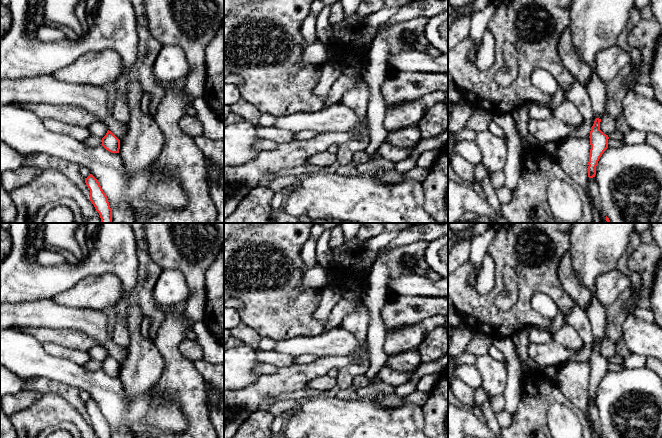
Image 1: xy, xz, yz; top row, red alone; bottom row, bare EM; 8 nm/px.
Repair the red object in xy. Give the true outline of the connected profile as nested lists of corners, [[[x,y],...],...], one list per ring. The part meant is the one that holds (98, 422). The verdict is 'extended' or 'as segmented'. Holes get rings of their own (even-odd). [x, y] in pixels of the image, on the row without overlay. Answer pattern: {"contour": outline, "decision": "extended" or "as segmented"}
{"contour": [[[89,397],[89,400],[85,402],[85,407],[90,414],[90,425],[94,429],[96,435],[99,438],[112,438],[108,422],[103,416],[98,404]]], "decision": "as segmented"}

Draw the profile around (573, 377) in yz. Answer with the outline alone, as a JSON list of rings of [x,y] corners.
[[[569,360],[557,368],[556,384],[564,396],[587,416],[590,362]]]

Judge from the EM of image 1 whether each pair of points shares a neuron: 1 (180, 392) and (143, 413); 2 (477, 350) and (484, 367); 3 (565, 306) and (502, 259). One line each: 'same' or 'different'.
1: different
2: different
3: same

